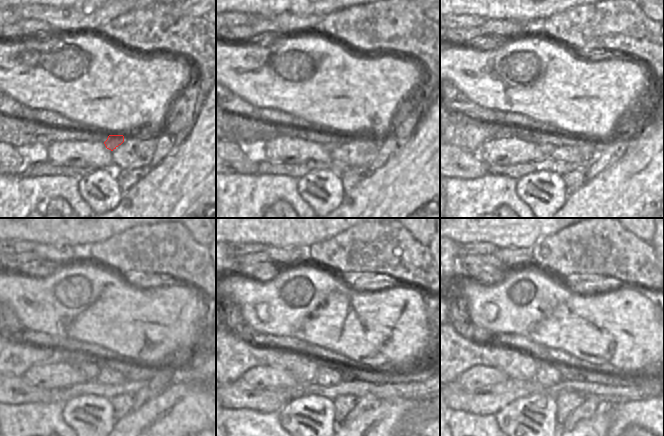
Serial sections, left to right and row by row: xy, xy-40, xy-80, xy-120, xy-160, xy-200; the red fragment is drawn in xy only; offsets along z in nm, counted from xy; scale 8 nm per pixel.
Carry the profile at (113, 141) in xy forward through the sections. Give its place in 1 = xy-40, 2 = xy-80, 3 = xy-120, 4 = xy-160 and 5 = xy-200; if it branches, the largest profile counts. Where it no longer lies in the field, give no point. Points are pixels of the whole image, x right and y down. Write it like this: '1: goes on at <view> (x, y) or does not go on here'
1: goes on at xy-40 (330, 146)
2: goes on at xy-80 (547, 148)
3: goes on at xy-120 (14, 357)
4: goes on at xy-160 (236, 355)
5: goes on at xy-200 (460, 353)

